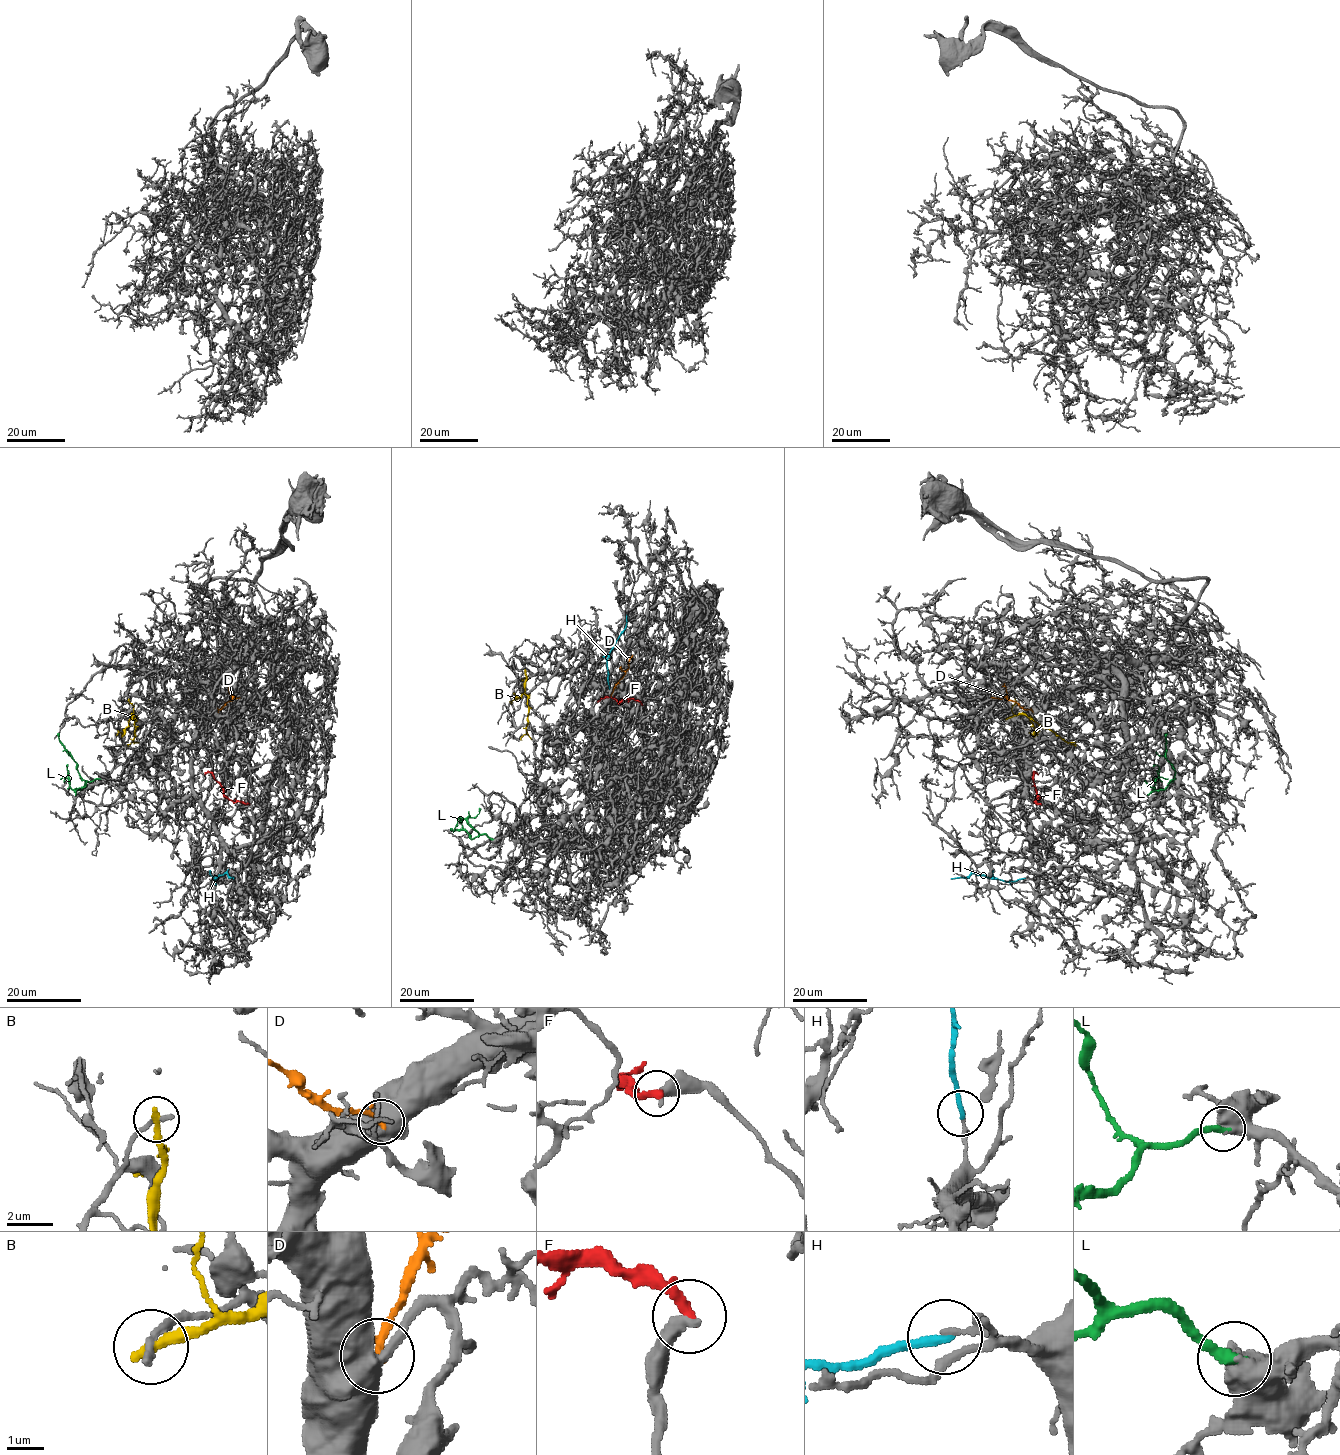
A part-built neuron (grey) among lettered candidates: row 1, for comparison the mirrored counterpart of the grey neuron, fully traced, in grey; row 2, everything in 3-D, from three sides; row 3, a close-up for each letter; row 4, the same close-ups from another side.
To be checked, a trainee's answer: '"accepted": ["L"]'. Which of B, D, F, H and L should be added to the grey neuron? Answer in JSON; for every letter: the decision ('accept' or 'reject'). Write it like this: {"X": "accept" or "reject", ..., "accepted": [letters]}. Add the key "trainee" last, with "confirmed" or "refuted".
{"B": "reject", "D": "reject", "F": "reject", "H": "reject", "L": "accept", "accepted": ["L"], "trainee": "confirmed"}

